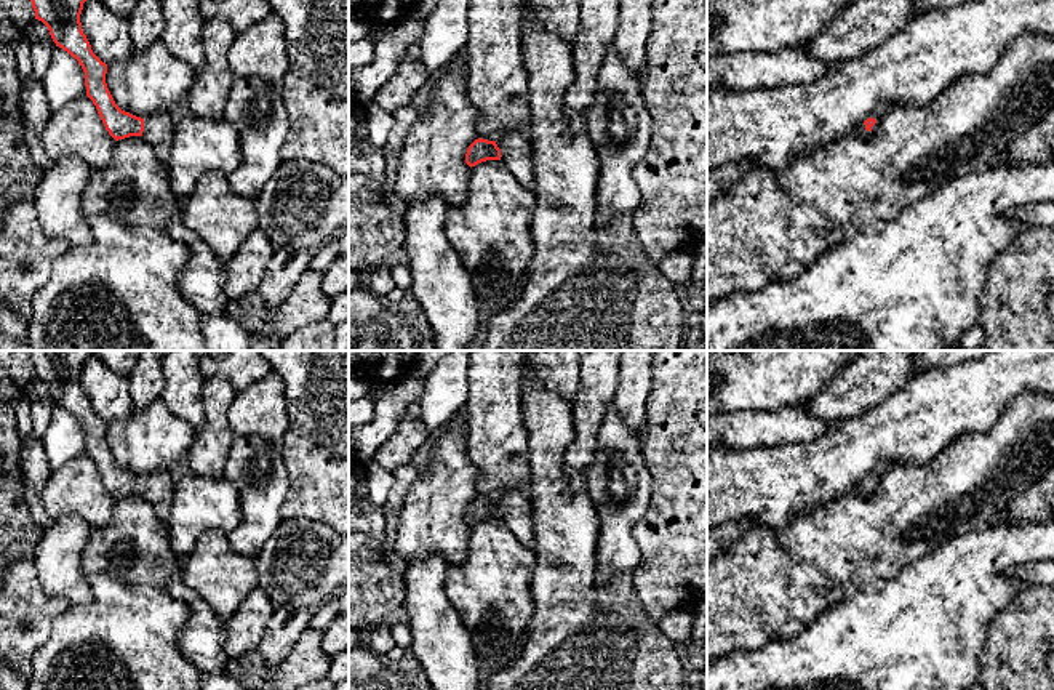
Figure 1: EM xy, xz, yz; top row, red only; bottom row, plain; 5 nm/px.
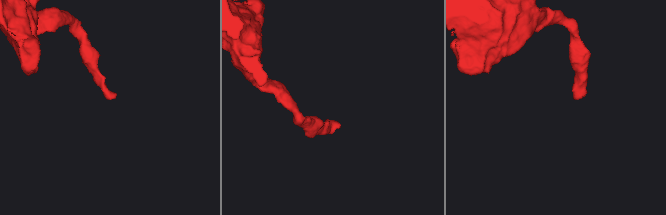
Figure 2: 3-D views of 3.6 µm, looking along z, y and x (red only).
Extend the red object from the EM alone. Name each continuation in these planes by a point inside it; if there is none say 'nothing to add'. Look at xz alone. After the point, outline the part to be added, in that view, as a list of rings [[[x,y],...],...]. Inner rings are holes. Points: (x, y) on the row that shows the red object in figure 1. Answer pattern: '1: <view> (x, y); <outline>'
1: xz (515, 149); [[[513,131],[496,141],[501,149],[501,160],[512,176],[531,189],[534,181],[534,166],[531,160],[531,142],[526,133]]]

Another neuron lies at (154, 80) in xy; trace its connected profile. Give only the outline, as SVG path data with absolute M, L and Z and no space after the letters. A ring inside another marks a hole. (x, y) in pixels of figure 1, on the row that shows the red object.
M162 42L134 51L125 62L107 64L106 83L115 104L136 117L170 112L186 99L197 72Z

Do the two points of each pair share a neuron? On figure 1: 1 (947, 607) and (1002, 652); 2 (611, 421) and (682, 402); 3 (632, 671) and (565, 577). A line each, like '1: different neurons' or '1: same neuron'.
1: different neurons
2: different neurons
3: same neuron

